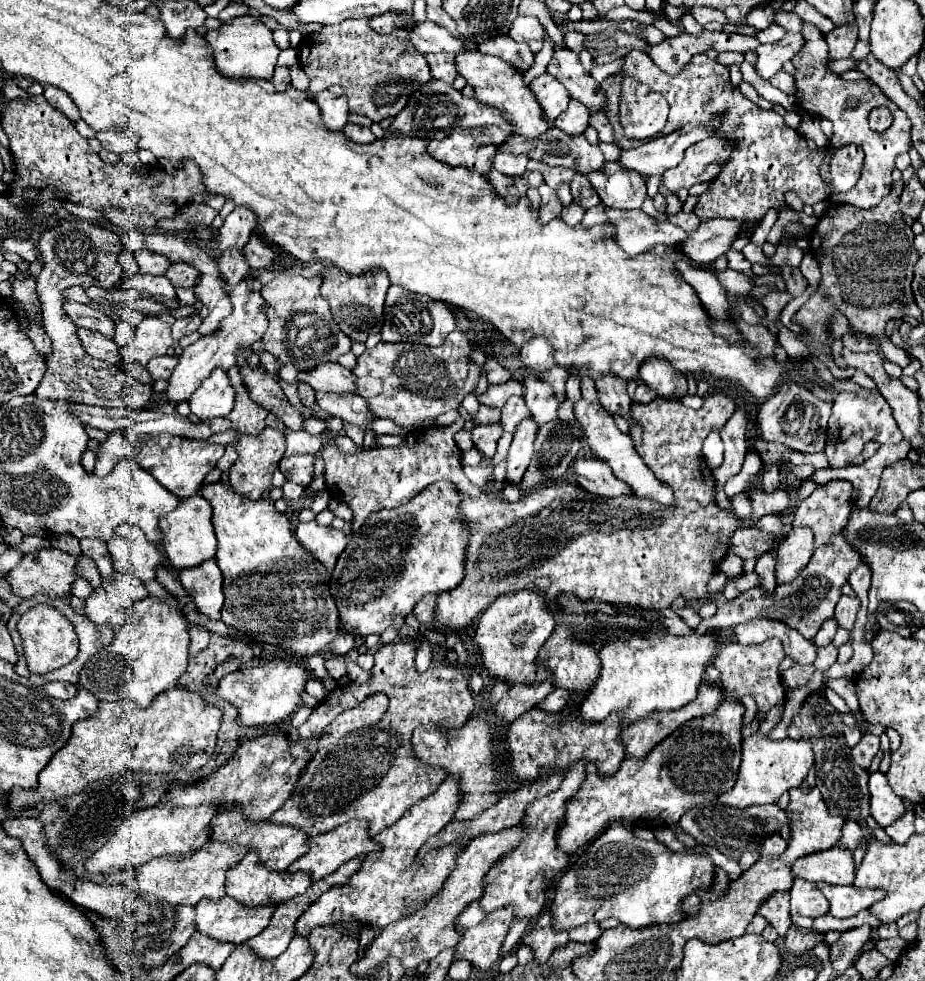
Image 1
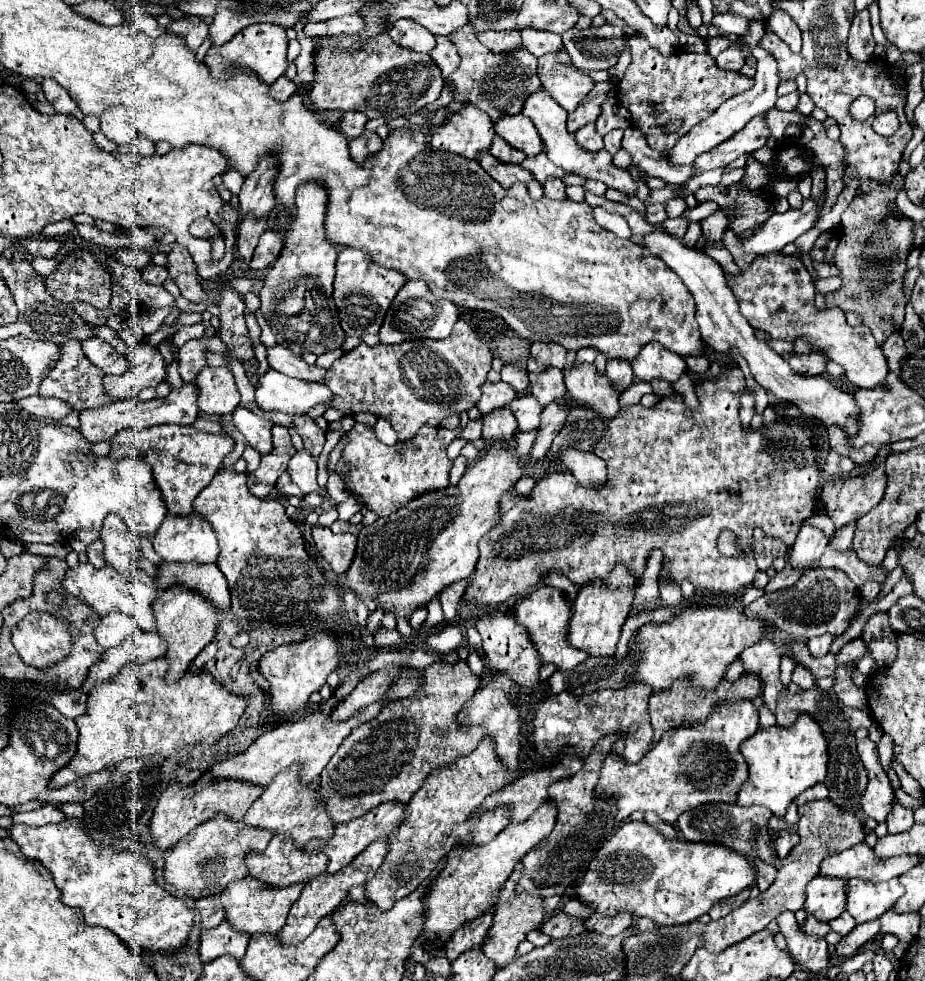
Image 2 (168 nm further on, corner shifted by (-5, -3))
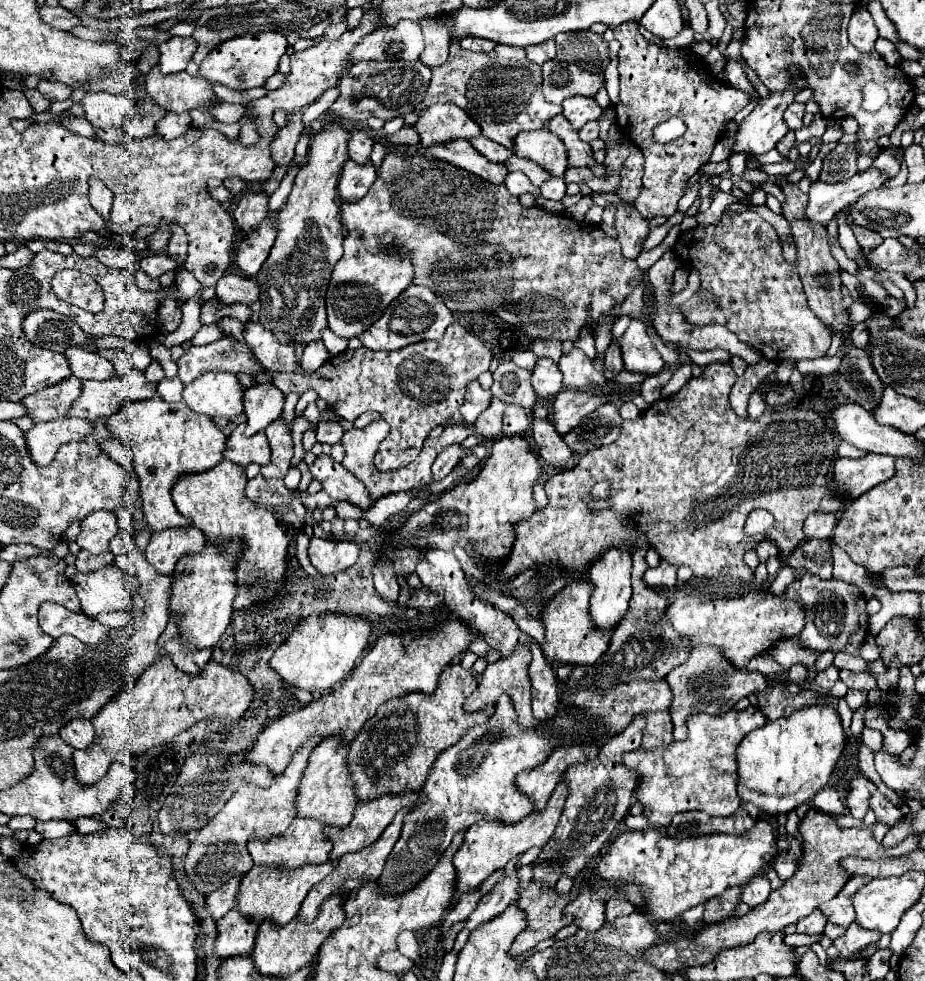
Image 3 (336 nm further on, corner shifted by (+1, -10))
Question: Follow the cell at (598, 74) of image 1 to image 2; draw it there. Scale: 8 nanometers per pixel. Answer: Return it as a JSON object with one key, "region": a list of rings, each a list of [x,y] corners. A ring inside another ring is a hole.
{"region":[[[596,82],[592,92],[586,96],[586,100],[582,100],[582,104],[578,104],[578,108],[568,114],[568,130],[574,134],[578,128],[594,122],[600,114],[600,106],[606,100],[606,94],[610,90],[610,82]]]}

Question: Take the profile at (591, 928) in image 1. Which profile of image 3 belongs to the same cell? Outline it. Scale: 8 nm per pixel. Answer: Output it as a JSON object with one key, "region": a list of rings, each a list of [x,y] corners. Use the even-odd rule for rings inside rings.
{"region":[[[618,893],[618,895],[614,895],[614,897],[608,901],[608,905],[606,905],[606,923],[612,923],[612,919],[618,919],[618,917],[630,915],[630,913],[634,913],[634,909],[636,909],[636,906],[632,905],[632,903],[624,897],[624,893]]]}

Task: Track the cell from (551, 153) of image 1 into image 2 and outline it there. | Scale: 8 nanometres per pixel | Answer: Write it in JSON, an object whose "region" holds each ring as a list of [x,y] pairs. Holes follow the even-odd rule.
{"region":[[[586,124],[582,126],[578,132],[576,132],[576,142],[582,150],[586,152],[598,152],[604,148],[604,142],[602,142],[602,136],[596,134],[596,128],[594,124]]]}

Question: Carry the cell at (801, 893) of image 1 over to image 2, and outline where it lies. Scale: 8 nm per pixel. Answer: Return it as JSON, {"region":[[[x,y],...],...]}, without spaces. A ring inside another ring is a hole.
{"region":[[[816,876],[806,886],[806,914],[820,922],[830,922],[846,910],[846,882],[826,876]]]}

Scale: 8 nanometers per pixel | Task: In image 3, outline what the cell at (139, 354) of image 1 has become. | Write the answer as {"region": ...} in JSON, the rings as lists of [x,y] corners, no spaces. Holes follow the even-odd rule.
{"region":[[[132,369],[128,375],[114,375],[108,381],[84,381],[80,397],[70,405],[68,417],[96,421],[98,417],[114,415],[122,403],[148,399],[156,393],[156,385],[148,383],[144,373]]]}

